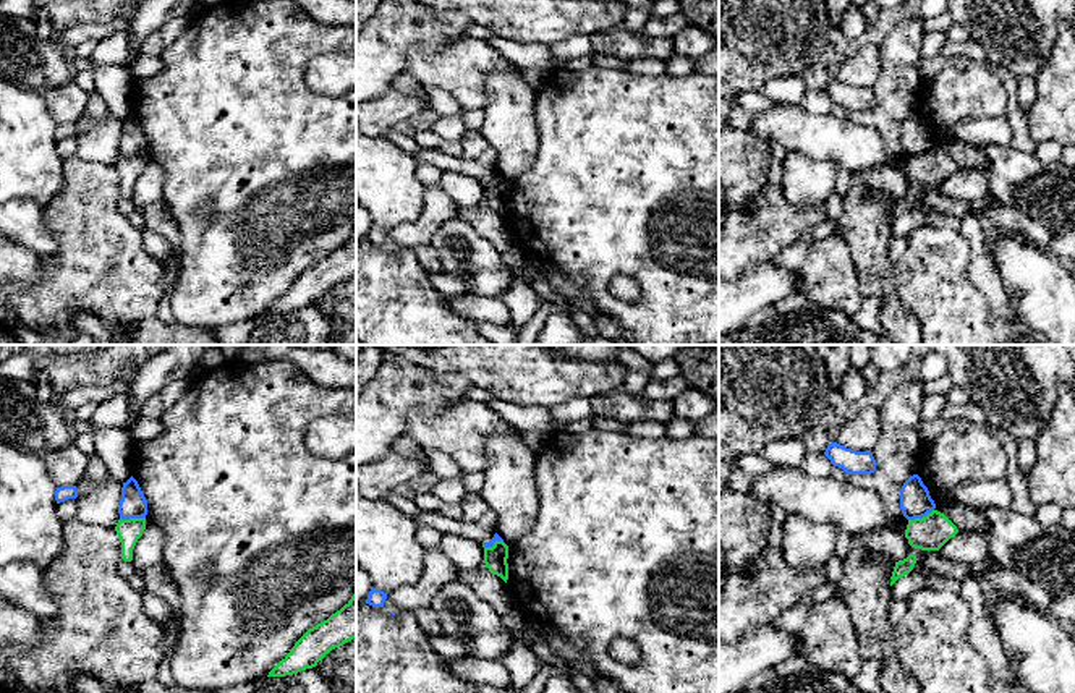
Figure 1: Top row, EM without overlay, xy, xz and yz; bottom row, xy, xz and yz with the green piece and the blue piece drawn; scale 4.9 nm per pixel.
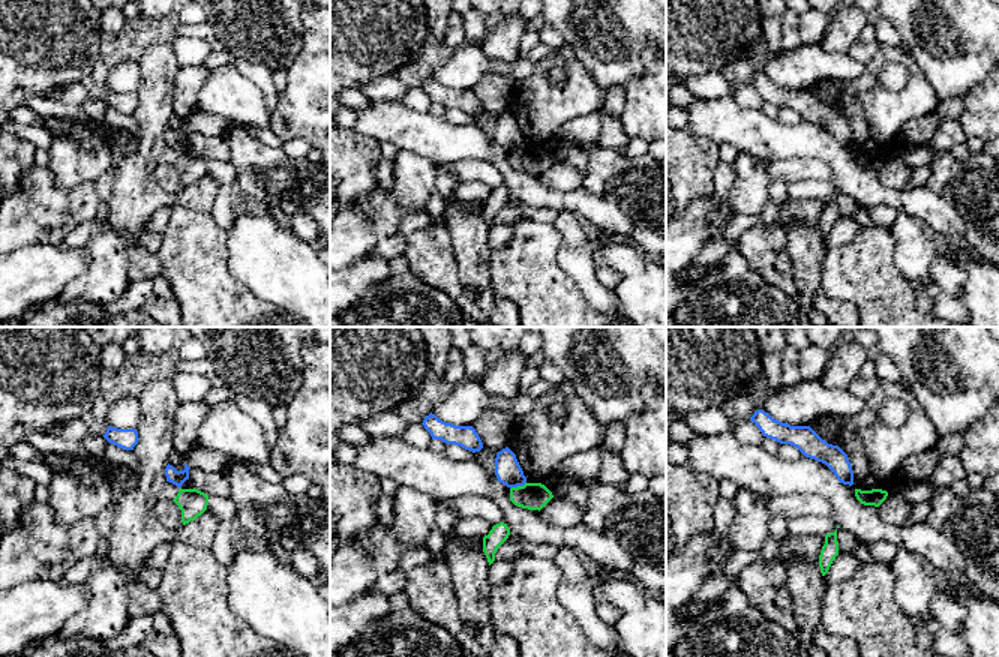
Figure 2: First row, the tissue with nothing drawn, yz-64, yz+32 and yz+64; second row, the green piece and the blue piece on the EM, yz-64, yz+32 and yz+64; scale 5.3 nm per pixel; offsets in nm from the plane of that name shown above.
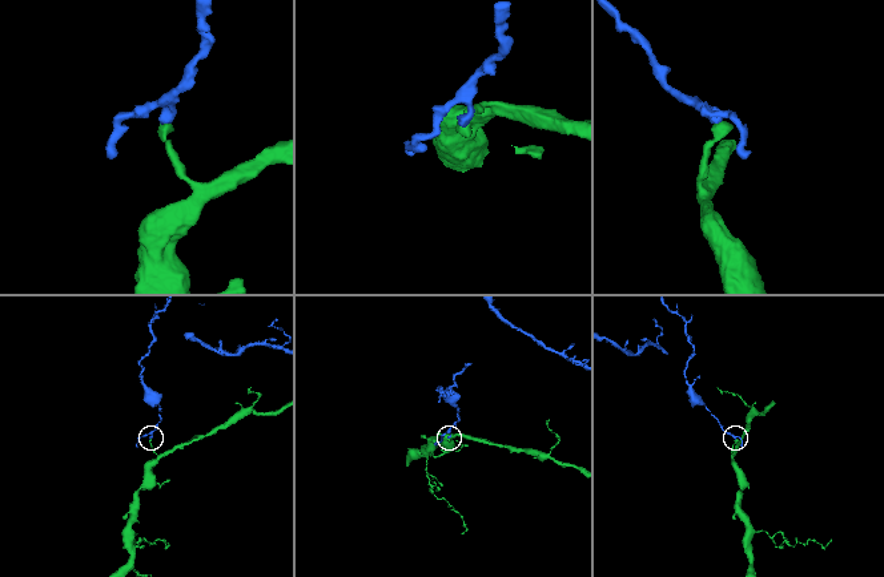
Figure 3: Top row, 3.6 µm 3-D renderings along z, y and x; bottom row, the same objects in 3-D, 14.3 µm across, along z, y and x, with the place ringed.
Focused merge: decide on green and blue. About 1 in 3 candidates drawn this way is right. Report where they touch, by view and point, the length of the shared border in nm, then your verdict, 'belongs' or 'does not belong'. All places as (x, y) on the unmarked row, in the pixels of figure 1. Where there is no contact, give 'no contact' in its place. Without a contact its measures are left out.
xy (133, 156) | 130 nm | does not belong

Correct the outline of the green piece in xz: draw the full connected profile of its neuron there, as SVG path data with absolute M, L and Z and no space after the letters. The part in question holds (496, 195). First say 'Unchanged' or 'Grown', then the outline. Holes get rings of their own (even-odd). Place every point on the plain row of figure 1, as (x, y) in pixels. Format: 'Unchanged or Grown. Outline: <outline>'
Unchanged. Outline: M495 178L492 185L484 185L484 201L491 210L508 217L508 183L504 178Z

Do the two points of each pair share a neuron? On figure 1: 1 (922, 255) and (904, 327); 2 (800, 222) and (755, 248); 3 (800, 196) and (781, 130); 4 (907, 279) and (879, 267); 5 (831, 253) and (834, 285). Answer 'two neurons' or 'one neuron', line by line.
1: two neurons
2: one neuron
3: two neurons
4: two neurons
5: one neuron

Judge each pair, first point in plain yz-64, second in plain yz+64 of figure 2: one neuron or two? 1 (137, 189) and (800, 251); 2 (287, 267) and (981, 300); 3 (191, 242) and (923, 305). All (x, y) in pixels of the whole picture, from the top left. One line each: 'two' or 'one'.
1: one
2: one
3: two

